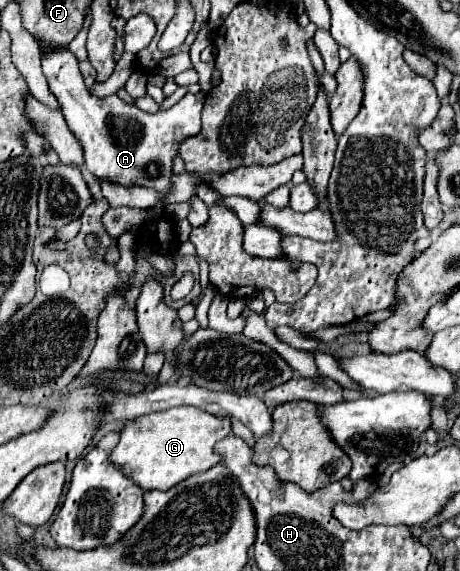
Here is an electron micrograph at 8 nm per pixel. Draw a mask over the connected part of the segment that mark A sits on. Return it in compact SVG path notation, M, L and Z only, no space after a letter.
M41 41L37 43L41 49L43 75L47 77L49 89L63 109L67 127L85 151L85 167L95 177L111 179L121 185L151 187L159 193L171 191L173 159L179 153L183 139L201 131L201 109L205 95L187 93L177 105L157 113L145 113L117 95L99 99L85 87L77 57L69 51L69 47L47 47Z

